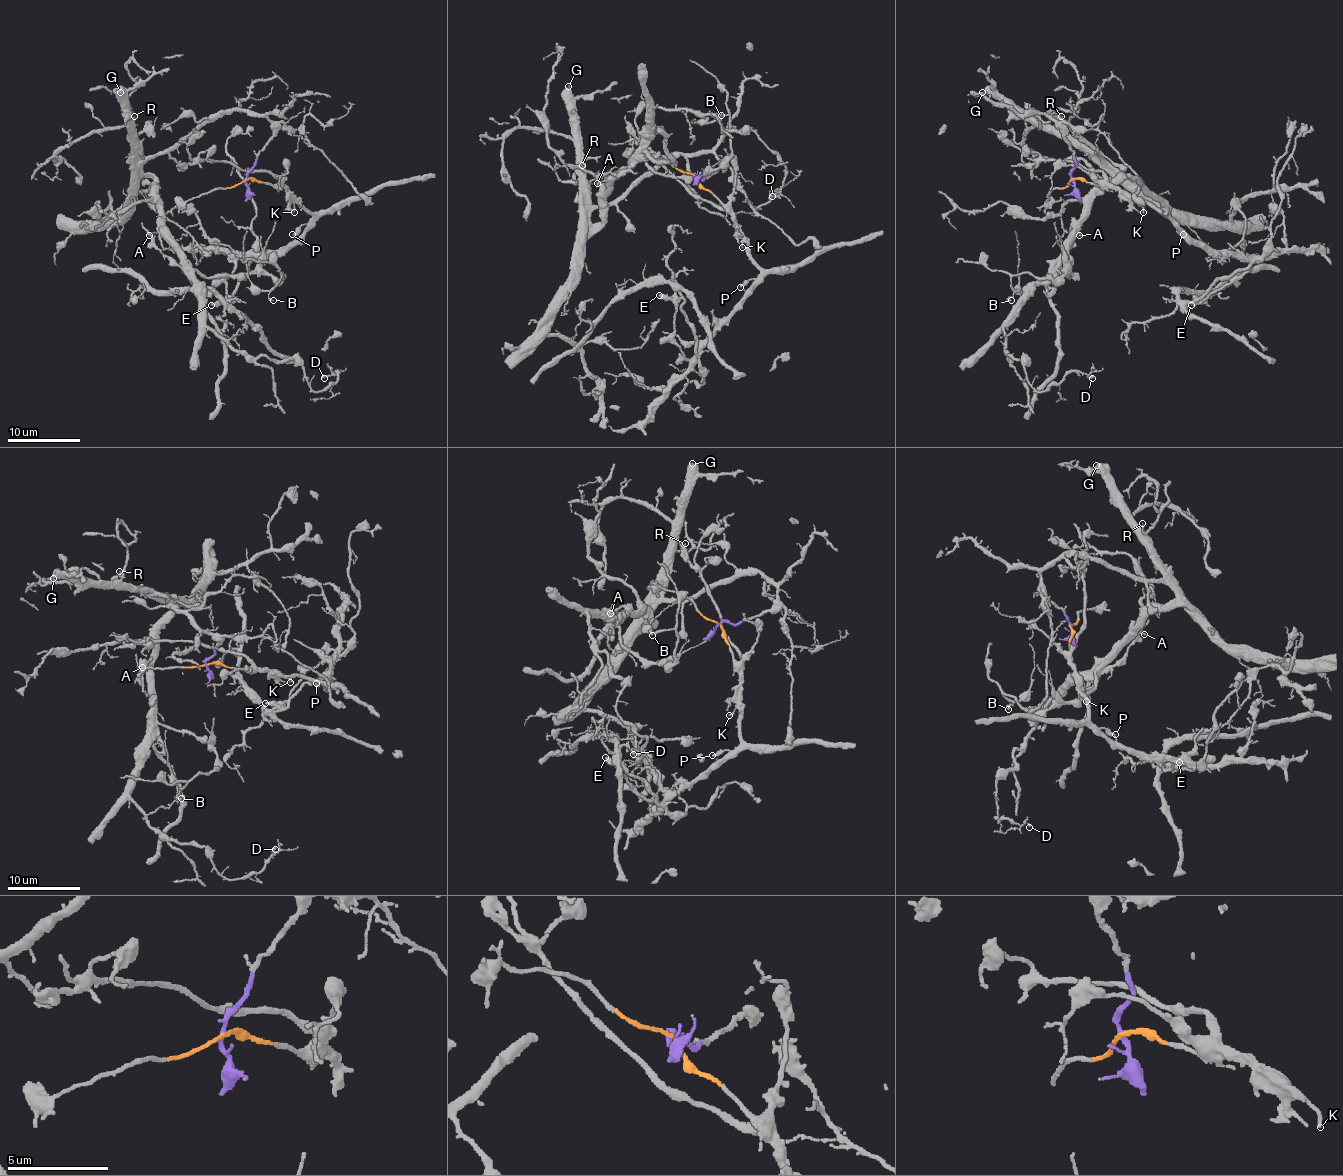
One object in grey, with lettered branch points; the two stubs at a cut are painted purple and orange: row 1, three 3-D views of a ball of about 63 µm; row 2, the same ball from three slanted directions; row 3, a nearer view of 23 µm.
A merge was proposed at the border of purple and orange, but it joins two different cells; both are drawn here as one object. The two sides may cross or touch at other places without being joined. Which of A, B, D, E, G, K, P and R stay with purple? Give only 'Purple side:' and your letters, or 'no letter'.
Purple side: A, B, D, G, R

